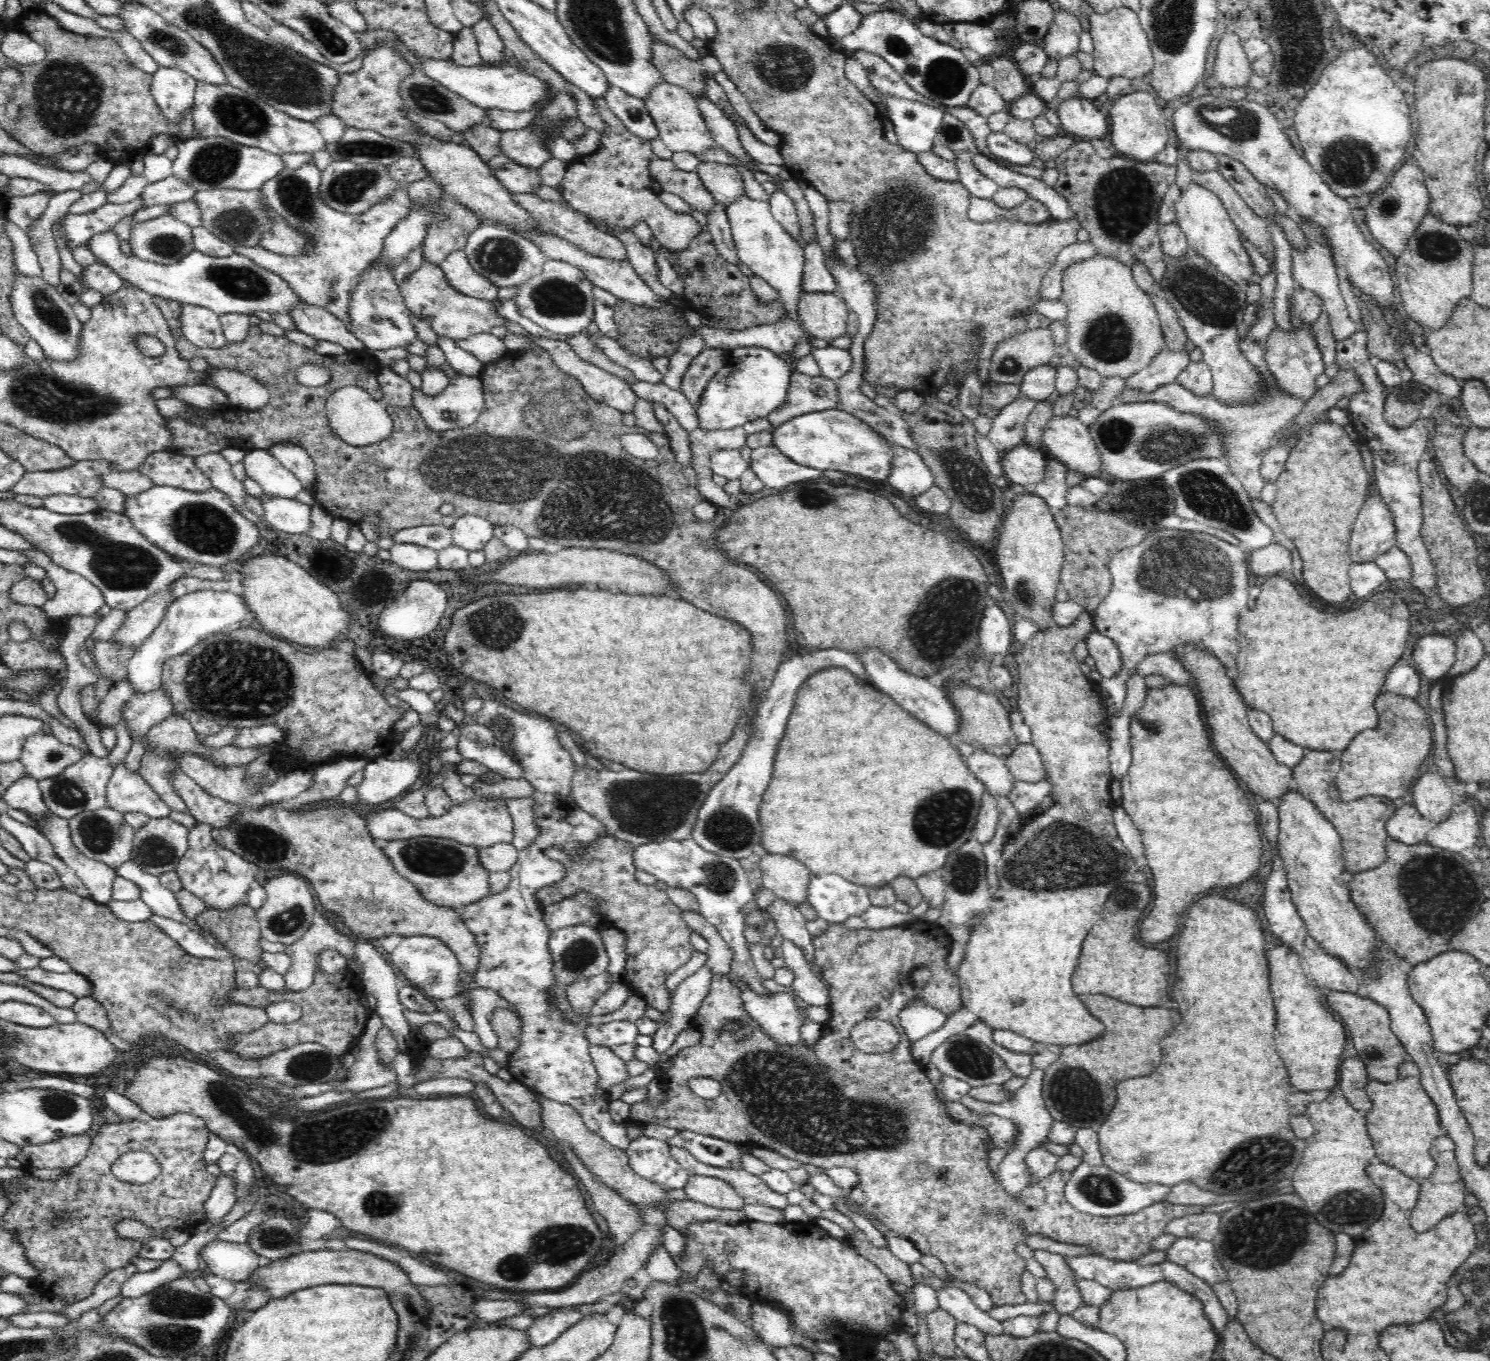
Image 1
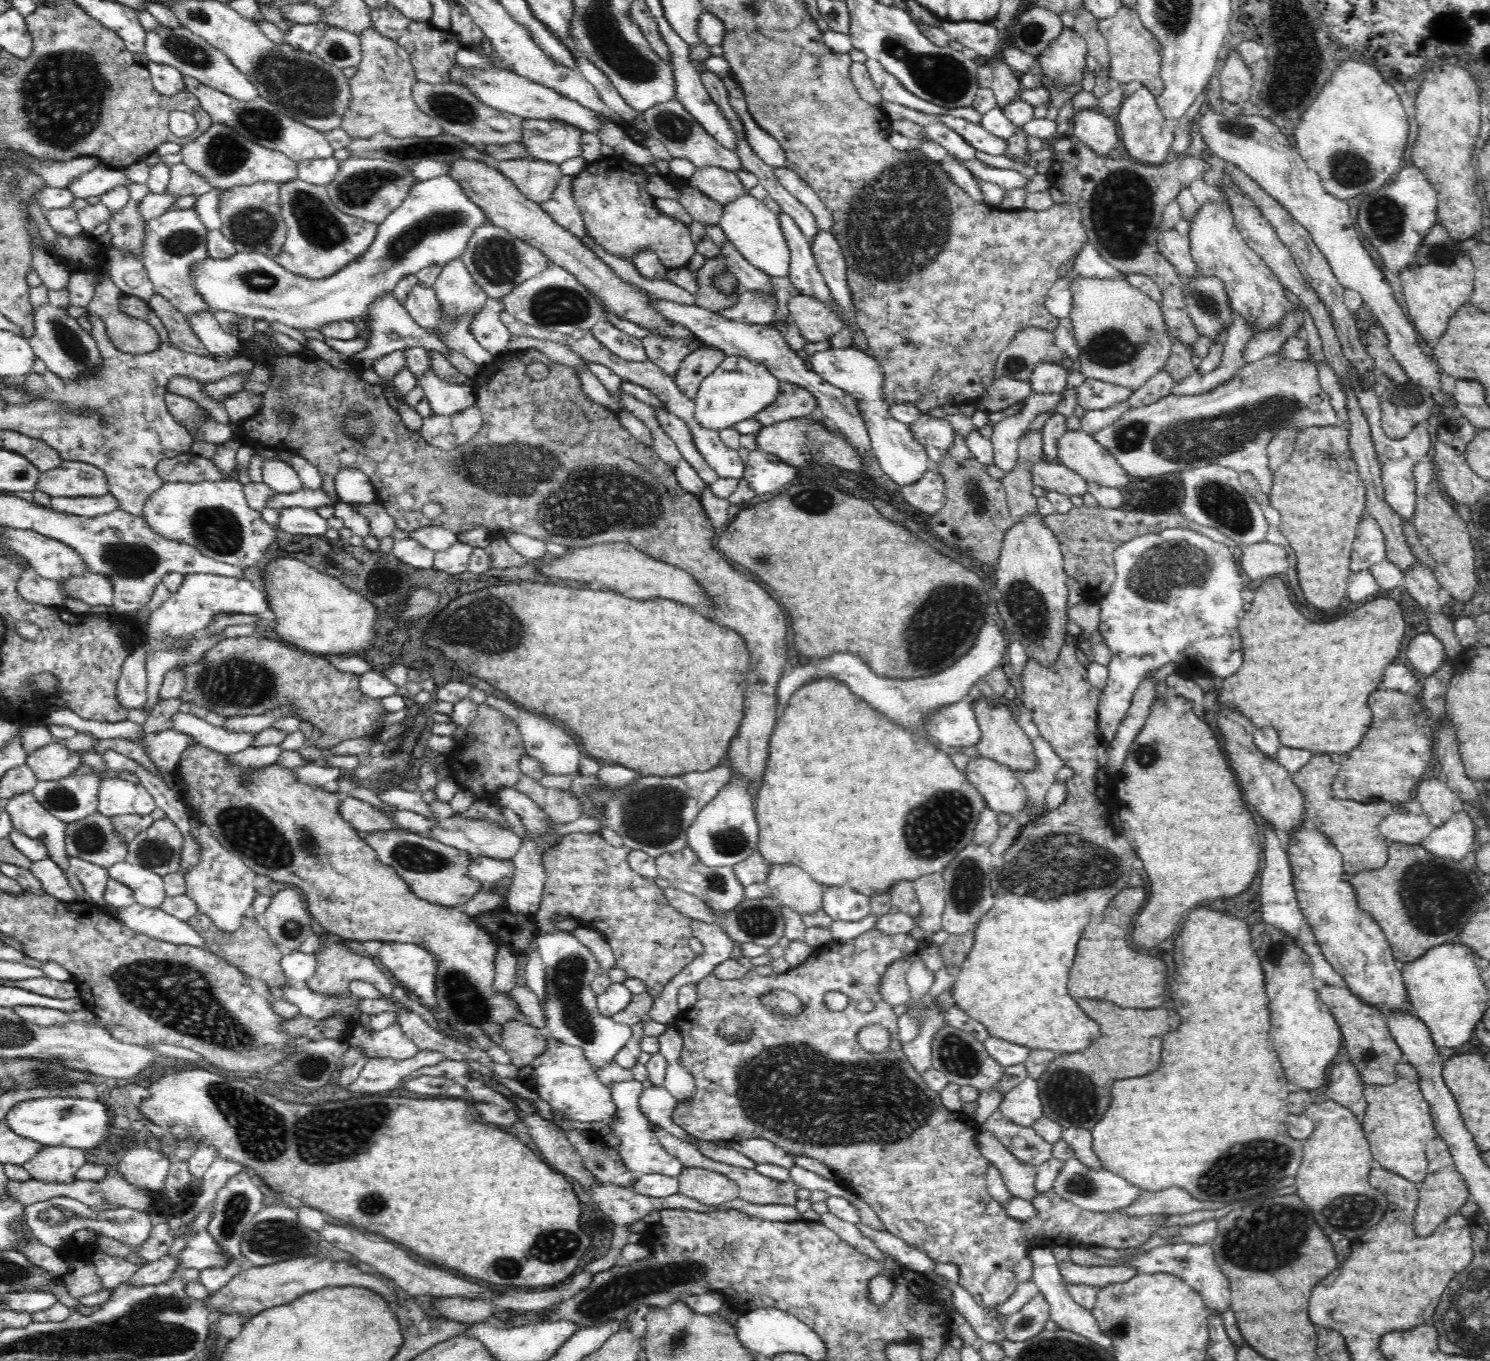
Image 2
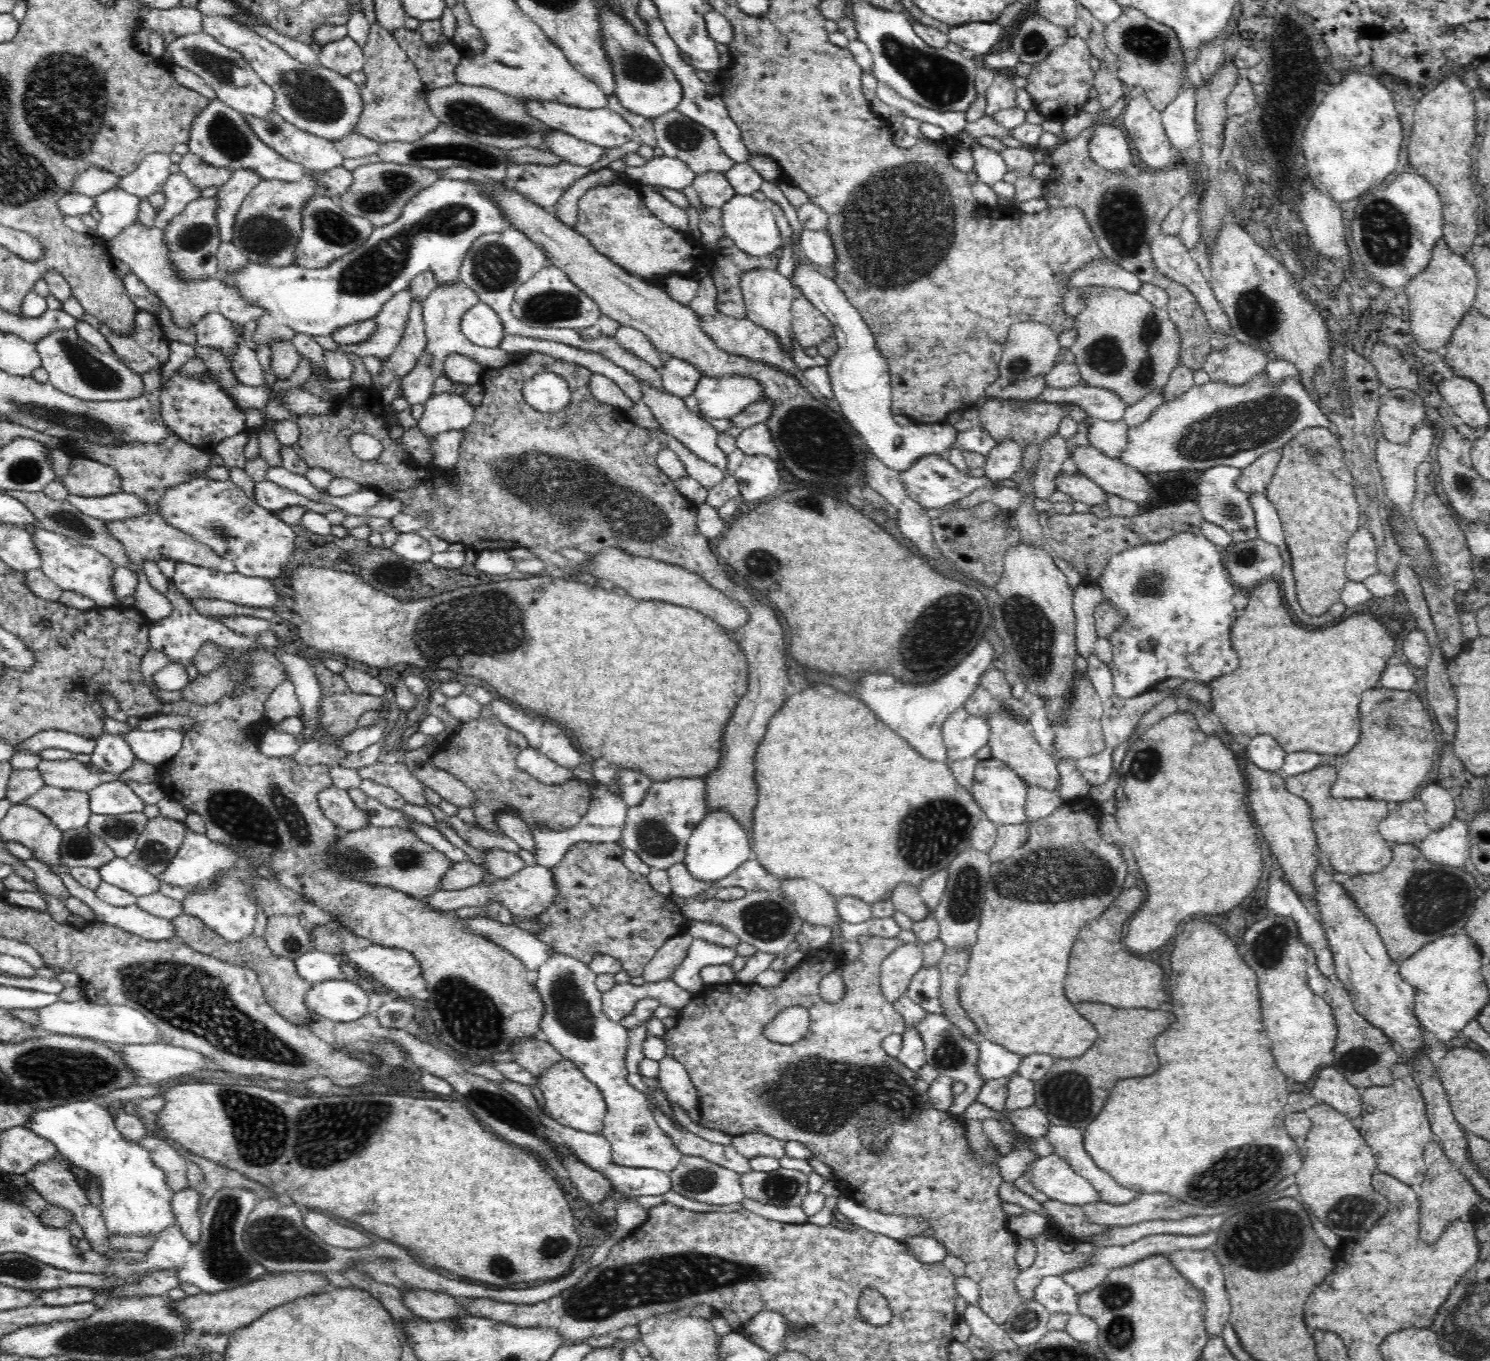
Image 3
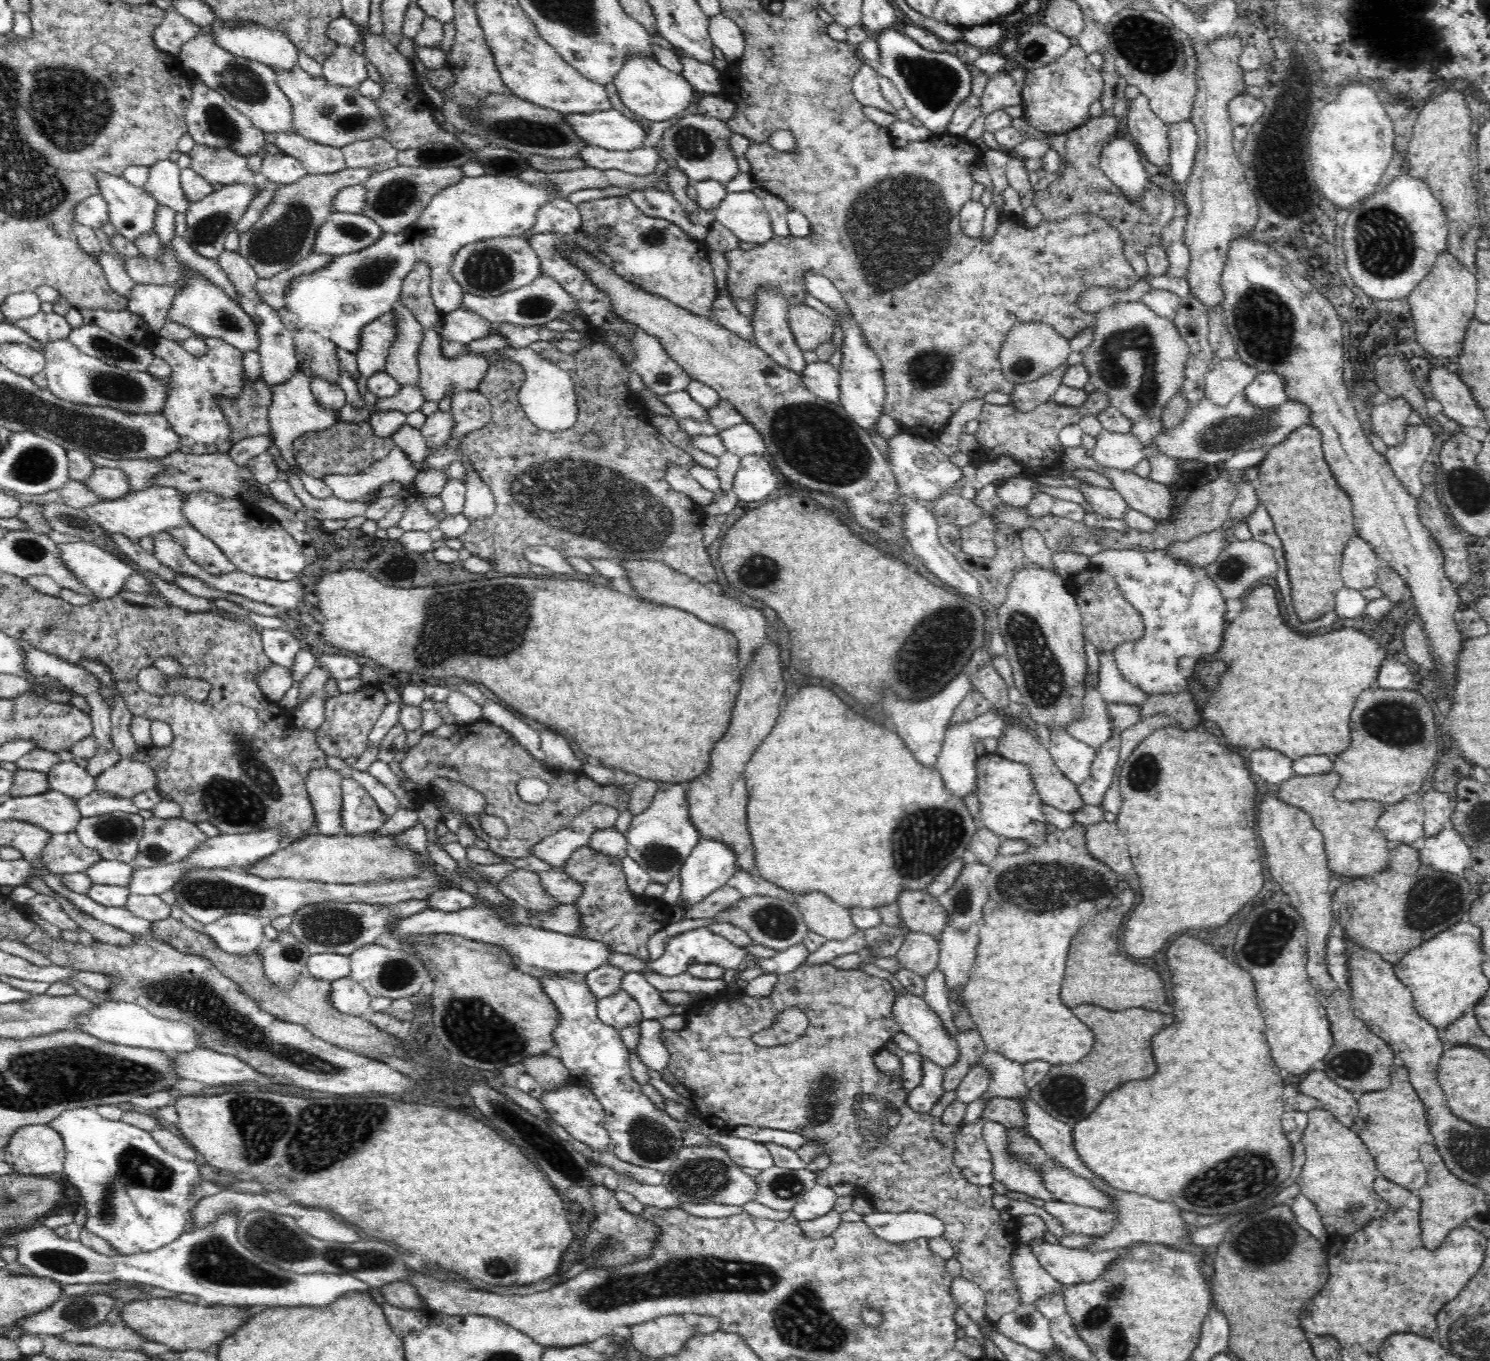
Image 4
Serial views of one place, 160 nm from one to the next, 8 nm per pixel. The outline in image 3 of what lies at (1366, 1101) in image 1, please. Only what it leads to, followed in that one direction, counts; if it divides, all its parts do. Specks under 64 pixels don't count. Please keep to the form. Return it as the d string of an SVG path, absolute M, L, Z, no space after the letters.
M1326 1066L1320 1070L1309 1094L1351 1119L1361 1114L1359 1093L1360 1089L1350 1084L1340 1070Z

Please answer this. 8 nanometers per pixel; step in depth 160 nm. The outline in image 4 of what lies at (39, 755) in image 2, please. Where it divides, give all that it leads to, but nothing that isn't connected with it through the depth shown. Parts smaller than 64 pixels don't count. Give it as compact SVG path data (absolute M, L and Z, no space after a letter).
M74 761L58 762L48 772L48 780L52 790L74 799L82 798L95 790L95 777Z

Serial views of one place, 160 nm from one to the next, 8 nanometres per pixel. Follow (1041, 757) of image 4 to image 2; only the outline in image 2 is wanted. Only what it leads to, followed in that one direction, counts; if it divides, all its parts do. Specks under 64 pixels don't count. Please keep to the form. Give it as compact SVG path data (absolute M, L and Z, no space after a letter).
M983 699L973 704L974 714L982 734L978 744L975 745L977 752L982 757L991 758L1000 764L1009 766L1013 771L1034 770L1036 768L1036 755L1032 739L1028 737L1025 728L1021 728L1017 722L1015 710L990 700Z

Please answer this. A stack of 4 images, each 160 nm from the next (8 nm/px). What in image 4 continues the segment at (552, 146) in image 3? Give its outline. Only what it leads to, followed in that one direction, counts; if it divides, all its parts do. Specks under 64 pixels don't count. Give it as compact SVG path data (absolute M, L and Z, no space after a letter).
M587 145L582 148L580 157L586 162L586 166L599 168L600 170L622 170L640 176L652 174L665 156L663 148L660 150L654 146L642 147L636 150L606 150L600 146Z

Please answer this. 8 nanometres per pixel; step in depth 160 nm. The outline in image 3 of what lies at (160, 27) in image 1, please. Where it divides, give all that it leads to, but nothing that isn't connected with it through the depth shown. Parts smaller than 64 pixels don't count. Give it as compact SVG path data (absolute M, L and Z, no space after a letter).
M204 31L176 37L171 43L166 41L164 52L166 56L171 54L171 59L168 59L171 64L188 69L203 78L216 91L217 98L230 108L256 118L266 118L275 110L274 90L262 81L250 62L242 57L242 53L220 44Z

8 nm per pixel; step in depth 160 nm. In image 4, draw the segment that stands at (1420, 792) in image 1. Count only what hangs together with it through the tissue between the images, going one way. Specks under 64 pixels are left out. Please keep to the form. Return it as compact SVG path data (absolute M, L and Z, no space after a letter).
M1431 789L1422 794L1425 819L1423 822L1426 837L1438 834L1446 826L1451 825L1451 814L1454 810L1454 801L1447 794Z

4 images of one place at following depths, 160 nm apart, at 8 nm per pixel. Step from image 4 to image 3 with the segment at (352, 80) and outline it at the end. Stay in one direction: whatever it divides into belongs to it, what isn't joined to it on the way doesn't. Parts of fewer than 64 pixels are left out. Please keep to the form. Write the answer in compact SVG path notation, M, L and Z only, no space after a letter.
M344 36L340 40L330 42L318 52L318 62L348 77L352 72L362 71L365 64L363 49L355 40Z

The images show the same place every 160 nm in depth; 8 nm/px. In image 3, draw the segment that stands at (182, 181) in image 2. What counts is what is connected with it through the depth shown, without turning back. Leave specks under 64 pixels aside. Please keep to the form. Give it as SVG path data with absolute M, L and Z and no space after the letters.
M190 151L182 156L179 168L186 178L201 190L210 187L220 188L230 180L230 176L233 174L232 169L218 168L208 164Z

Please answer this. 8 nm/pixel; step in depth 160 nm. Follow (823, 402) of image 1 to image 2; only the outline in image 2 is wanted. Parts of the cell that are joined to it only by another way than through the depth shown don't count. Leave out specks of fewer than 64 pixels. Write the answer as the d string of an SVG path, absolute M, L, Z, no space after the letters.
M782 382L779 384L778 394L772 404L754 414L754 420L758 420L763 426L770 426L818 413L816 397L801 386Z

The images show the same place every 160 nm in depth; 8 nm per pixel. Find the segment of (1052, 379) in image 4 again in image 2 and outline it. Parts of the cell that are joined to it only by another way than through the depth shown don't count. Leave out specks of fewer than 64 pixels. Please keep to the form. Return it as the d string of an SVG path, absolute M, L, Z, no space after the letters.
M1010 377L995 379L976 400L977 410L986 413L1001 411L1024 401L1031 393L1030 380L1016 380Z

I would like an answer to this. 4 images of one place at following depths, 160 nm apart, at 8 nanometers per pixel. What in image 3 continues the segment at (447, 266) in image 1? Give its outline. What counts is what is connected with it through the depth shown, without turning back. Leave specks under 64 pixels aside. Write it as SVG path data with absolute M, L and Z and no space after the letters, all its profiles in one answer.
M458 280L456 284L436 286L422 303L424 334L427 338L426 348L424 348L418 364L415 364L414 368L400 380L401 395L408 401L410 406L424 404L432 396L433 388L440 381L438 376L444 372L444 364L450 354L463 354L485 368L490 367L494 369L506 366L506 364L514 362L519 357L520 360L524 357L525 354L522 353L511 353L502 350L499 346L490 349L478 346L466 339L461 330L462 315L479 302L479 296Z

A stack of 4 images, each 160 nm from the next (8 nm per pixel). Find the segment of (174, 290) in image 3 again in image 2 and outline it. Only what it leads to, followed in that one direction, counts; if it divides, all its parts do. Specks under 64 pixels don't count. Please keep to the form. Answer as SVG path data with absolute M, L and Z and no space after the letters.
M131 199L124 209L112 215L109 230L112 249L134 255L142 262L146 226L147 221L140 215L139 206Z

